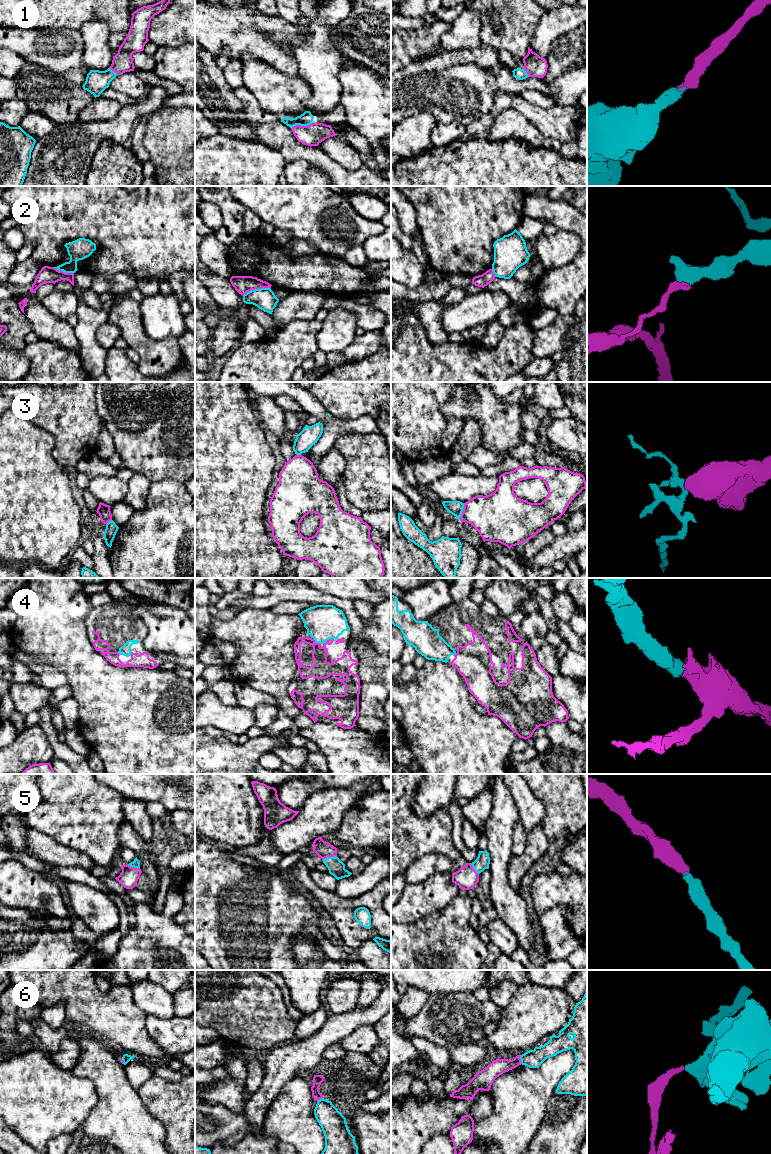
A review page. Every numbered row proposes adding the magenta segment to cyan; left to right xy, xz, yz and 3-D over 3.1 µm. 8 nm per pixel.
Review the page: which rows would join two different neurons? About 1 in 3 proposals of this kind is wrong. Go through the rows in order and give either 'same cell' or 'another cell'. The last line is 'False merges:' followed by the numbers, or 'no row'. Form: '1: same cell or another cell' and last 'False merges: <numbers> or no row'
1: same cell
2: another cell
3: another cell
4: same cell
5: same cell
6: another cell
False merges: 2, 3, 6

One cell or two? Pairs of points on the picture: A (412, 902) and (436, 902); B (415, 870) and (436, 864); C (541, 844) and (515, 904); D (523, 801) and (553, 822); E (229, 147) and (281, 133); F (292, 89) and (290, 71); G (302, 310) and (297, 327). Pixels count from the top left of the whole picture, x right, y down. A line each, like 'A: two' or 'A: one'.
A: one
B: one
C: two
D: two
E: two
F: two
G: two

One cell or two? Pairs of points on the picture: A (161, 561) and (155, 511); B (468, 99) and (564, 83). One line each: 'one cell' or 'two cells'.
A: one cell
B: one cell

